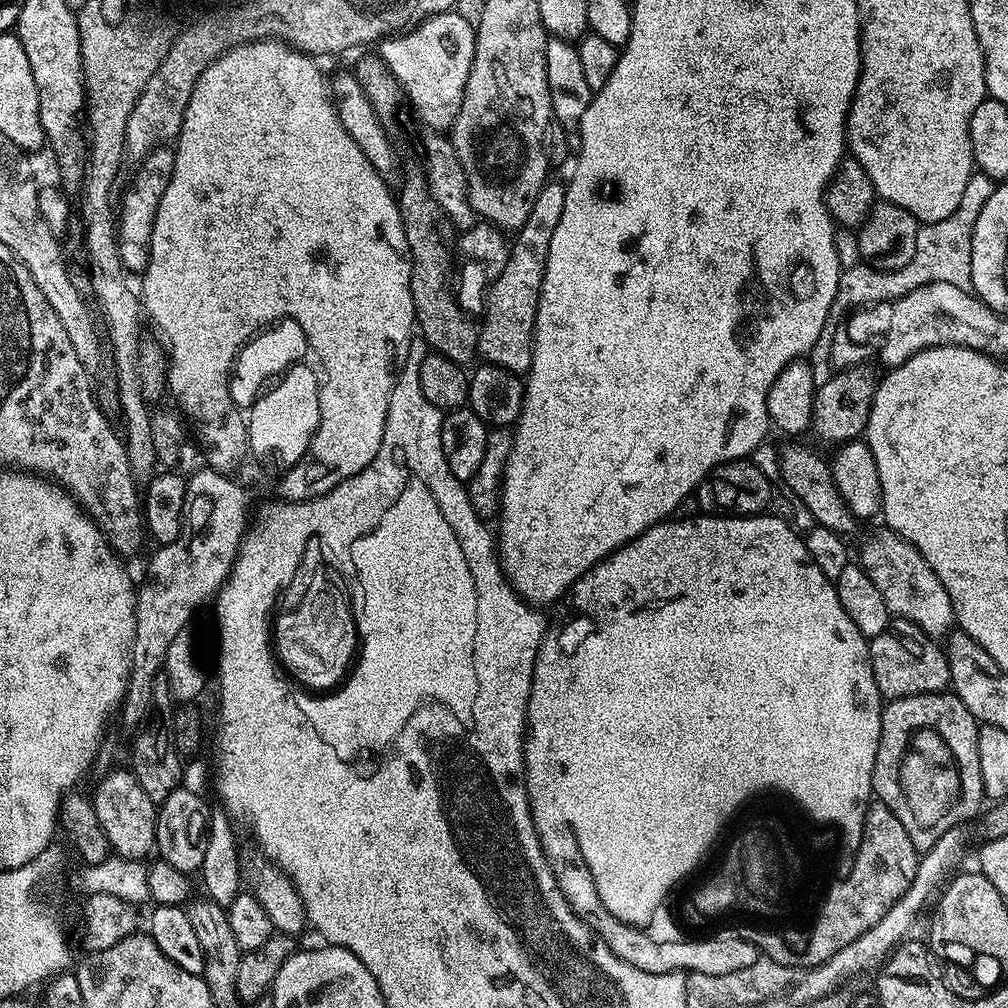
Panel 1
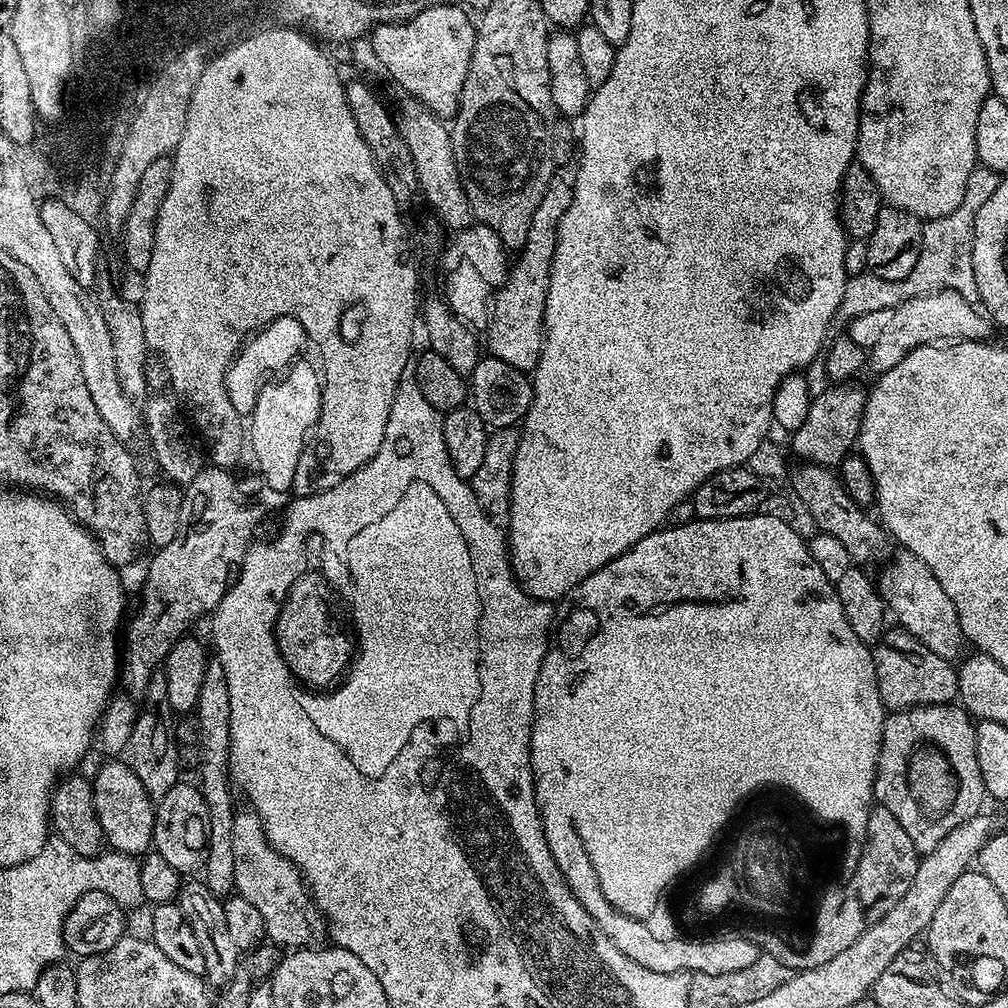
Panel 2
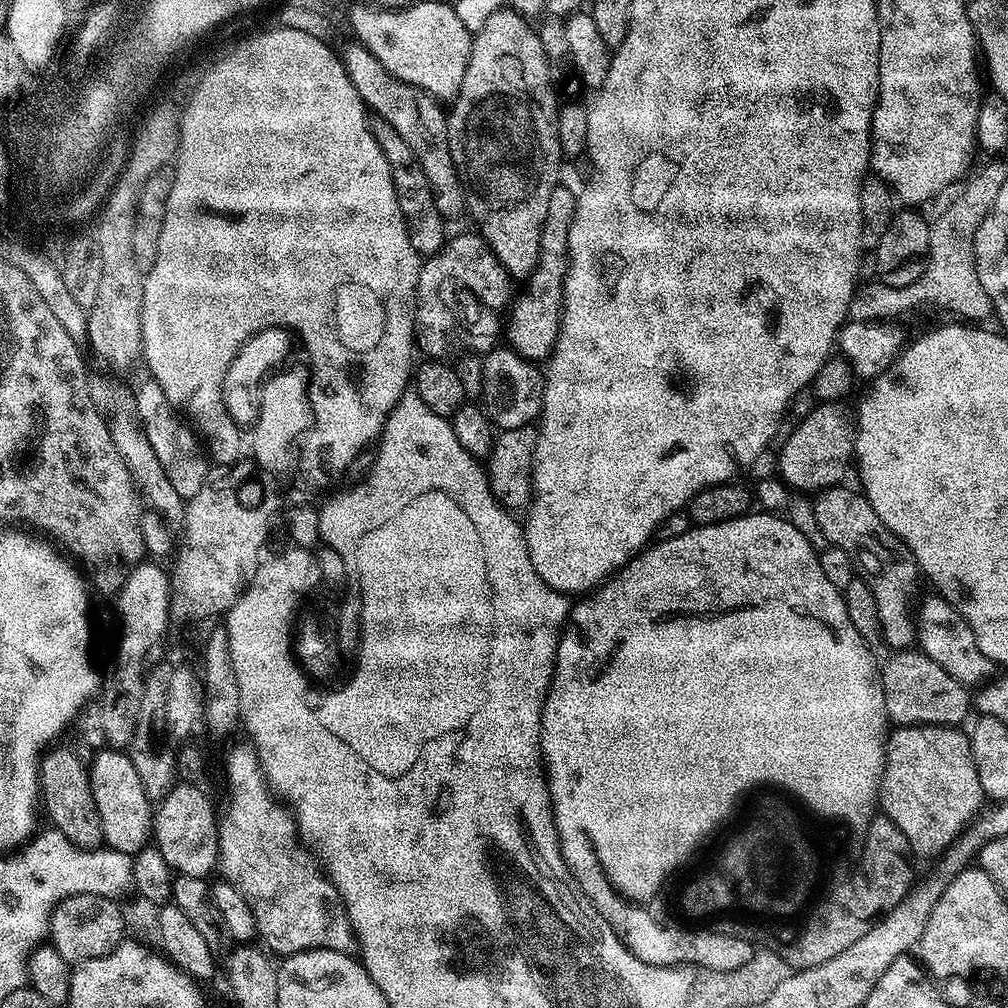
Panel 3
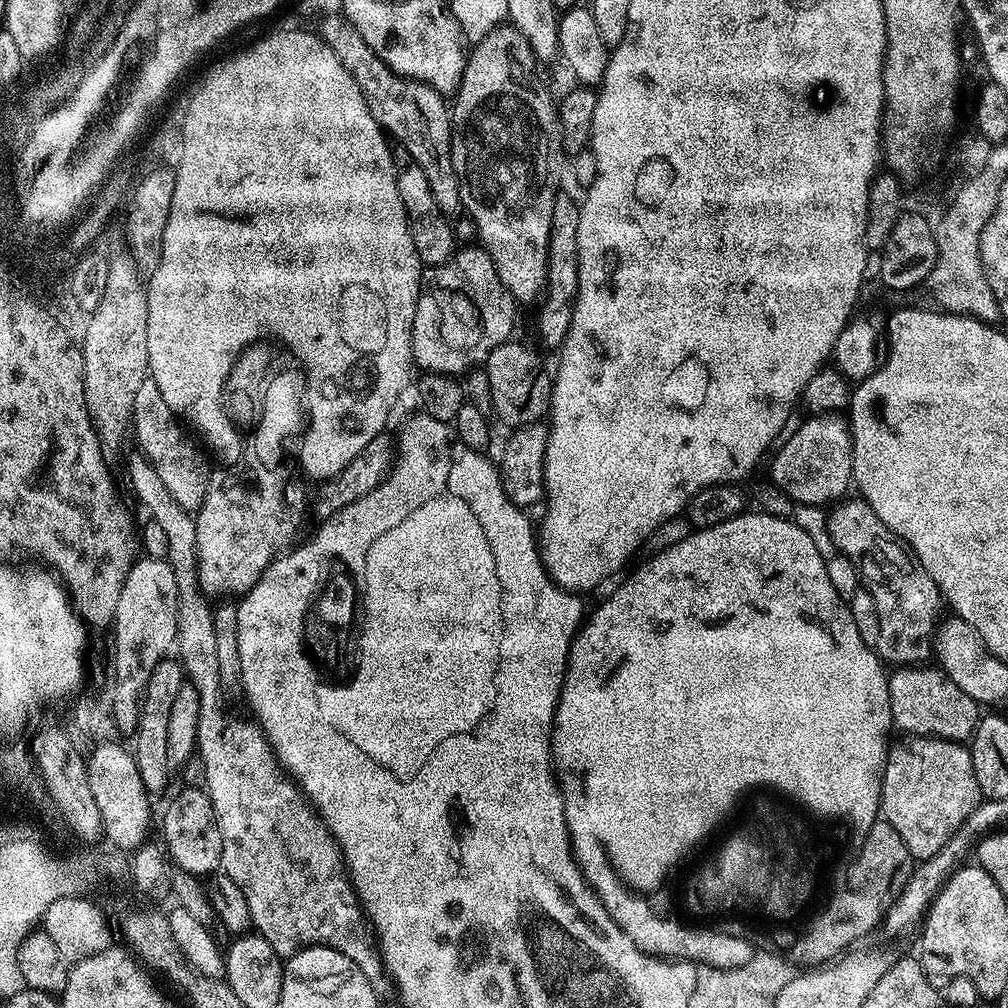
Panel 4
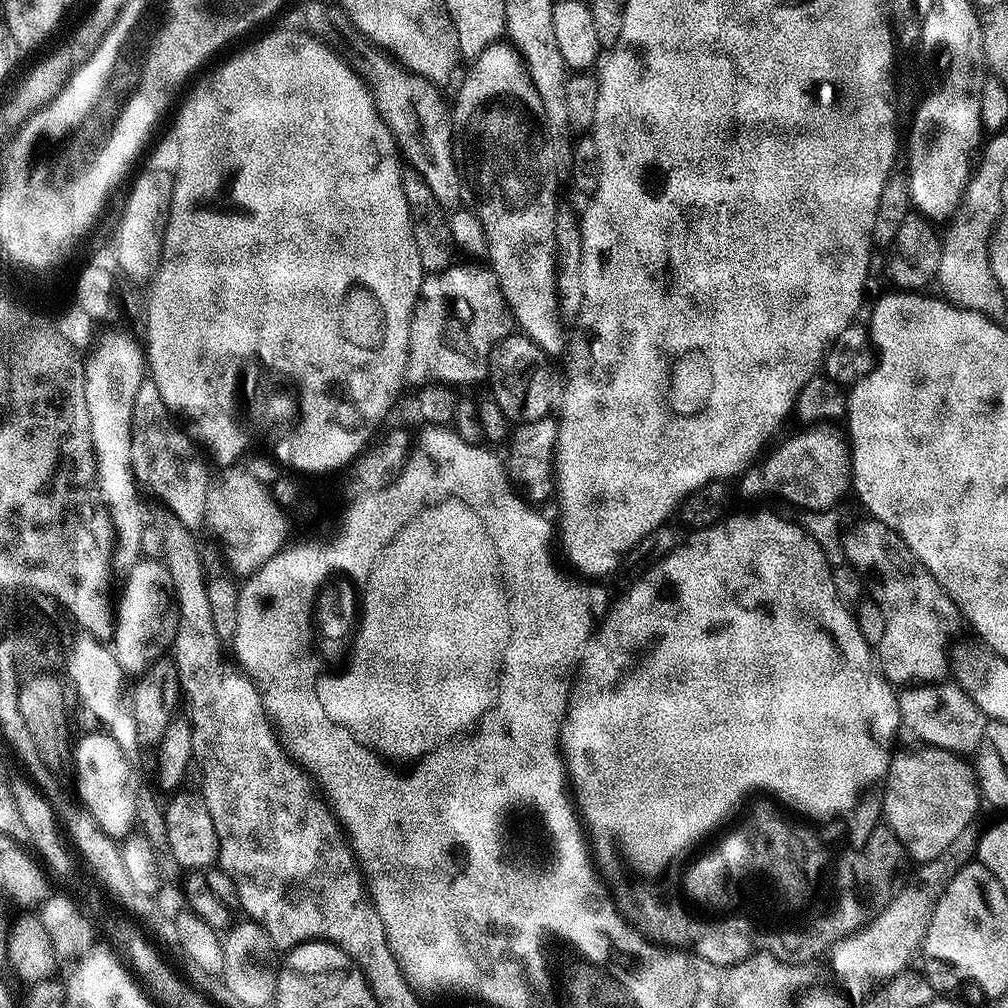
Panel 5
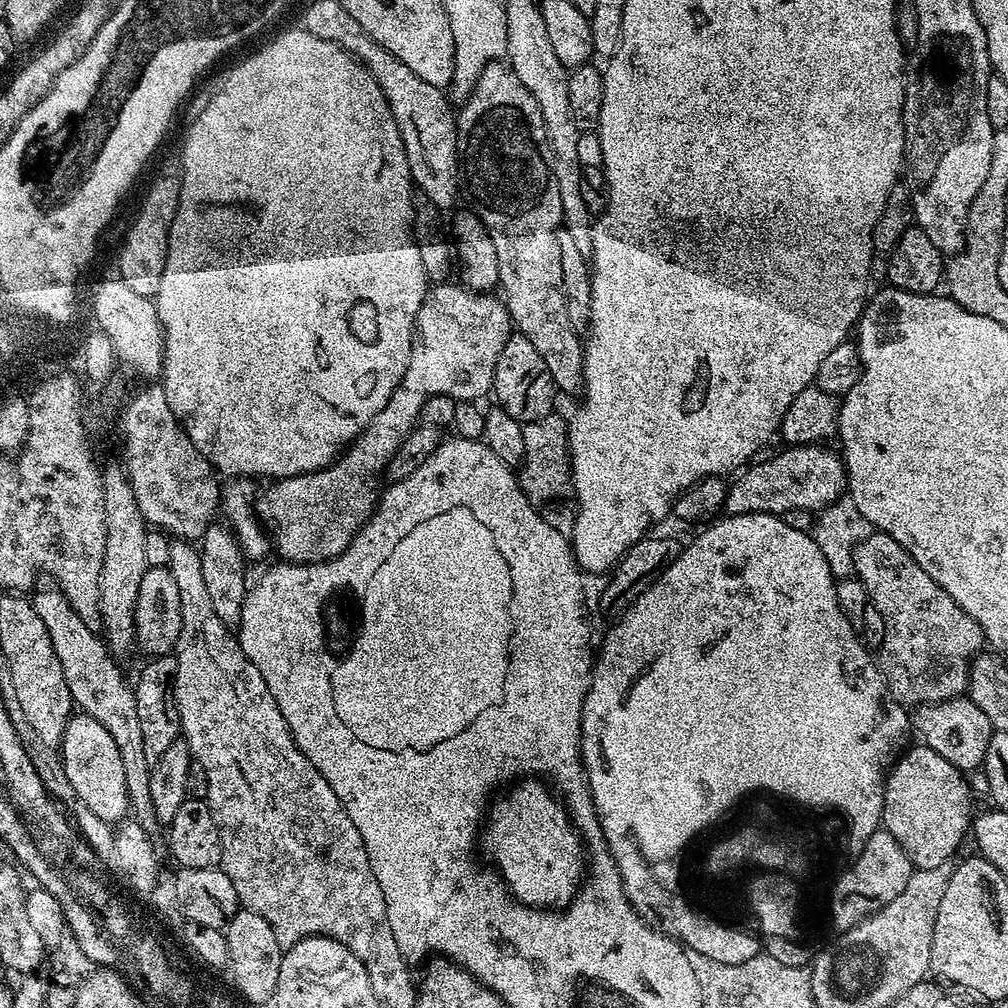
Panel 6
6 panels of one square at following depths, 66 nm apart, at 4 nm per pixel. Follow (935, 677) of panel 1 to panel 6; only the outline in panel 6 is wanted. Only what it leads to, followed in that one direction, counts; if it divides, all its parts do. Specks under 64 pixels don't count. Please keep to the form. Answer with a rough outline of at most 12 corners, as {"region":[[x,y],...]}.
{"region":[[971,698],[919,705],[914,732],[961,770],[979,769],[994,731]]}

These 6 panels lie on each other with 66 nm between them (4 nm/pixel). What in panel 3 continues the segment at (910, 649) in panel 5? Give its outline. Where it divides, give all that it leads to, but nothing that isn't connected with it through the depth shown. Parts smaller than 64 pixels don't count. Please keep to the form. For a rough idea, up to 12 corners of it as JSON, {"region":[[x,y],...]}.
{"region":[[859,491],[812,500],[825,541],[846,550],[878,602],[883,643],[908,650],[912,552]]}

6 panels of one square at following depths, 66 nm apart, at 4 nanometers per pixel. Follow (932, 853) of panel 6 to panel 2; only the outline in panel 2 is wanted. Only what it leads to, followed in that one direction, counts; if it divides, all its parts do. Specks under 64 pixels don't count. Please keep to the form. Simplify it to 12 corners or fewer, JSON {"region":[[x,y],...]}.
{"region":[[884,718],[872,790],[917,853],[981,815],[976,724]]}

